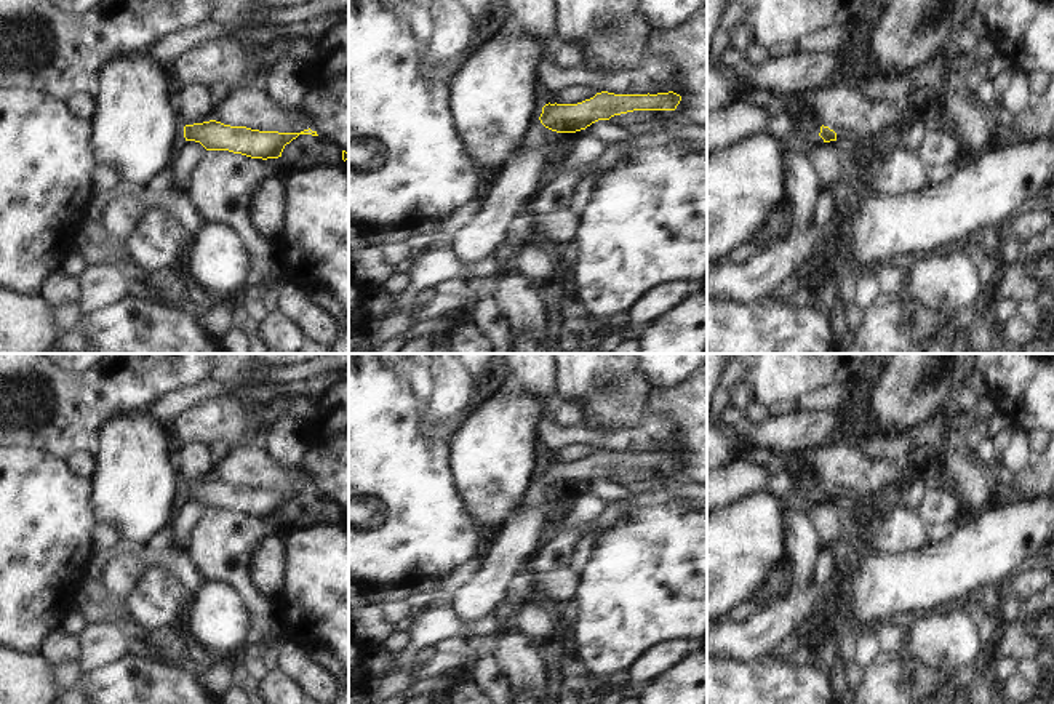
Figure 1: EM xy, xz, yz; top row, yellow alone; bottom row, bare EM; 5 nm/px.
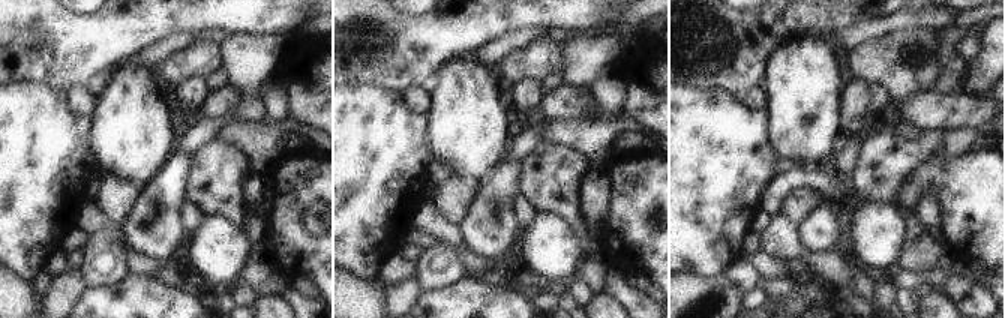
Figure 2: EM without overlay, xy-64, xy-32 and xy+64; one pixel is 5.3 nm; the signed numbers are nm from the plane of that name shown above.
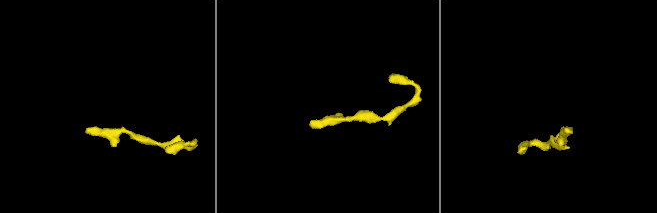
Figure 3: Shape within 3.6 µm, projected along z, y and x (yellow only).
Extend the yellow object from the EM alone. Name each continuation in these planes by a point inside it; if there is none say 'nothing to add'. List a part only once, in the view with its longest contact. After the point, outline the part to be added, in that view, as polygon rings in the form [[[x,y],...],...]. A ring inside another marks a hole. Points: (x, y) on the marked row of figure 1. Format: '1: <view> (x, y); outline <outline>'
1: yz (846, 138); outline [[[851,130],[836,131],[836,142],[841,147],[851,147],[857,144],[857,141],[859,141],[859,134],[856,131]]]

